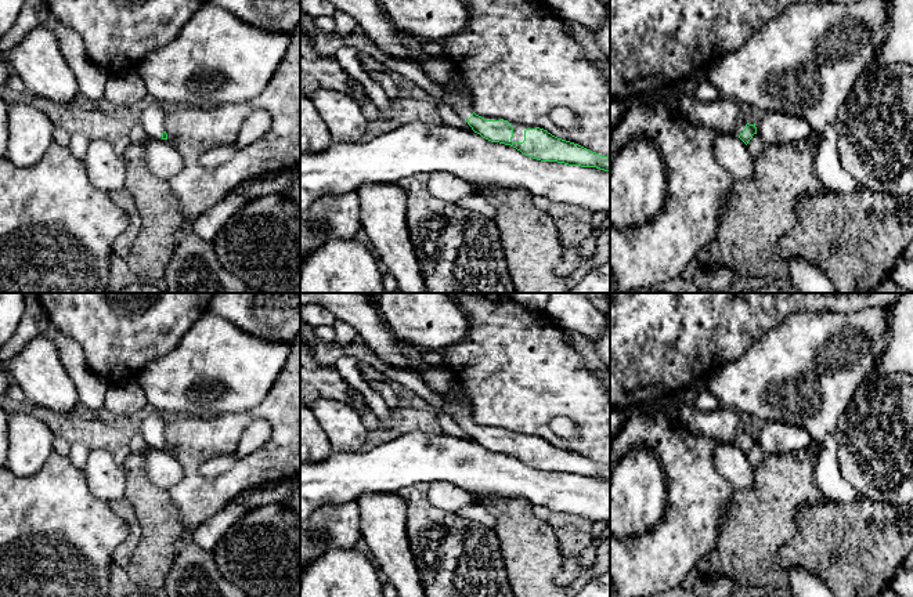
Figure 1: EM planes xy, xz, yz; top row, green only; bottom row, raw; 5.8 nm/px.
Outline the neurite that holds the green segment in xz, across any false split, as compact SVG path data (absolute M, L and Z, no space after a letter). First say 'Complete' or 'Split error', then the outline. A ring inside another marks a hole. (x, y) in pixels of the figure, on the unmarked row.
Split error. M463 386L444 399L444 412L468 431L472 439L491 452L510 455L541 471L596 477L610 482L610 466L602 466L578 453L557 448L544 438L522 435L499 427L481 427L473 421L473 405Z

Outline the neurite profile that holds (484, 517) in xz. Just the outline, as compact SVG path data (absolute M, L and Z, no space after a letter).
M479 503L468 506L465 510L459 511L458 514L472 521L477 521L479 524L492 529L497 525L497 518L491 514L487 506Z

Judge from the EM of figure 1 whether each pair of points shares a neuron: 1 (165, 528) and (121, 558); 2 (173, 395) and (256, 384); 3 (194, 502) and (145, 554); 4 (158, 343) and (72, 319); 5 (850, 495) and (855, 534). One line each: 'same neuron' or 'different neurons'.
1: different neurons
2: same neuron
3: different neurons
4: same neuron
5: different neurons

